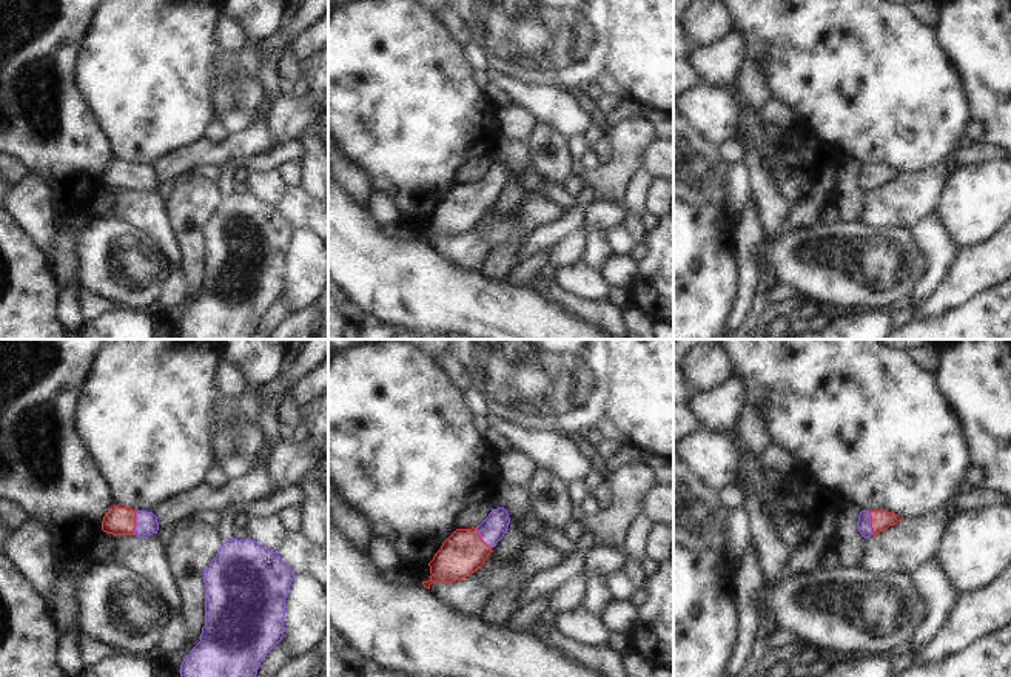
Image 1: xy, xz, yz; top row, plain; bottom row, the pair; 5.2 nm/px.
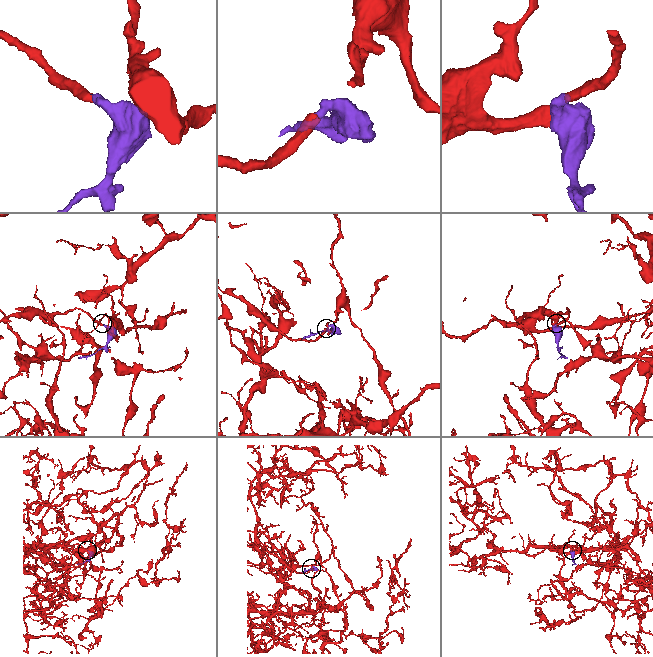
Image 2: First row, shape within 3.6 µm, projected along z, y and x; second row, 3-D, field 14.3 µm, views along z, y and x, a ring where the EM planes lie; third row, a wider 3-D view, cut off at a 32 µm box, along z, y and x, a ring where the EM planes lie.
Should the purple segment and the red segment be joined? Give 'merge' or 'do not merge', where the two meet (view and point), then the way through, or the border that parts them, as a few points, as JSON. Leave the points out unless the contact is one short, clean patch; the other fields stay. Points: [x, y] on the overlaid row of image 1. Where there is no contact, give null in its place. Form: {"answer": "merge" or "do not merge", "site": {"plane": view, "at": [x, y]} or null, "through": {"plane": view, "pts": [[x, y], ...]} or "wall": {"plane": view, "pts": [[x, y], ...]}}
{"answer": "merge", "site": {"plane": "xy", "at": [136, 523]}, "through": {"plane": "xy", "pts": [[147, 525], [136, 523], [117, 520]]}}

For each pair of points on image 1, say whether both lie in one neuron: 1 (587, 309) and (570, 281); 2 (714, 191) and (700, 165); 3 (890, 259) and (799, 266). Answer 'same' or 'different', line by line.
1: different
2: same
3: same

